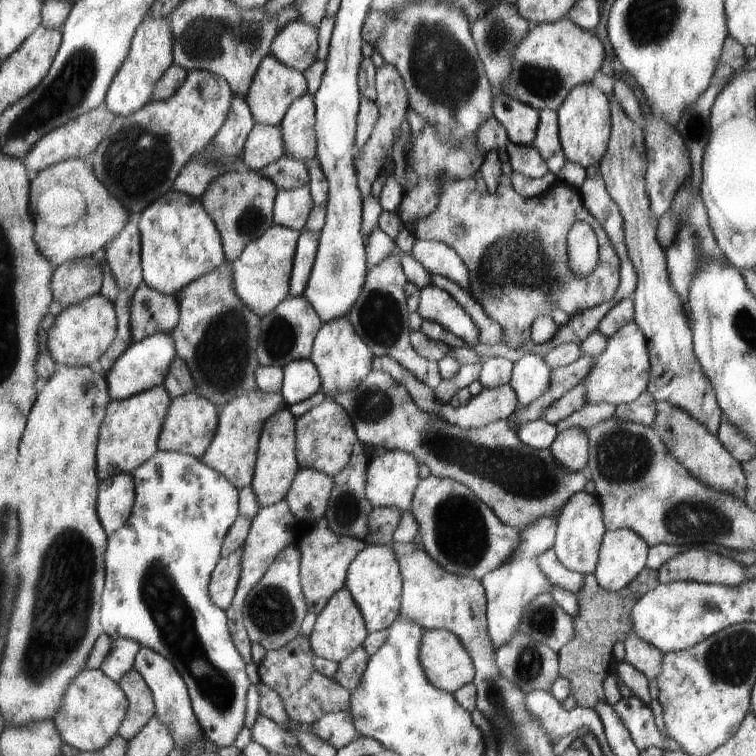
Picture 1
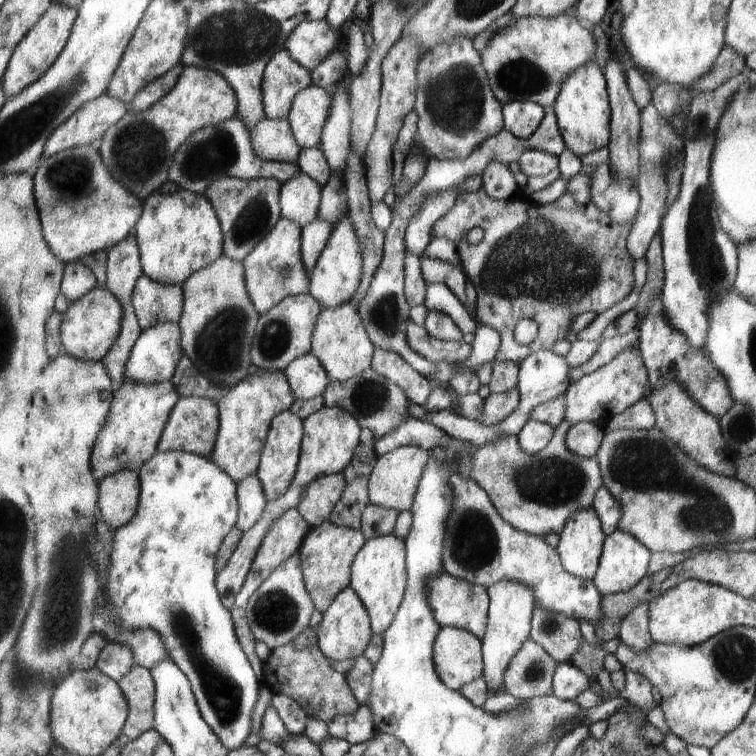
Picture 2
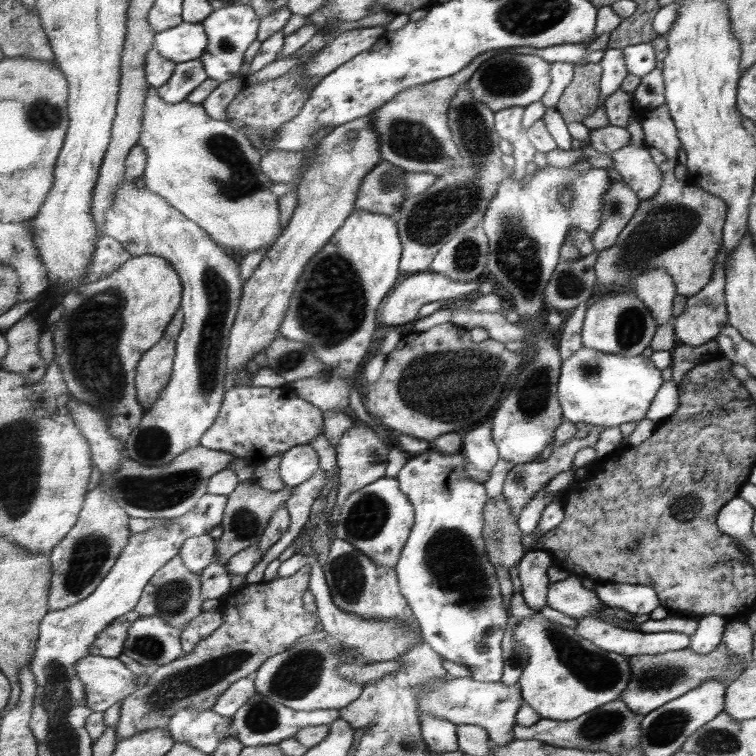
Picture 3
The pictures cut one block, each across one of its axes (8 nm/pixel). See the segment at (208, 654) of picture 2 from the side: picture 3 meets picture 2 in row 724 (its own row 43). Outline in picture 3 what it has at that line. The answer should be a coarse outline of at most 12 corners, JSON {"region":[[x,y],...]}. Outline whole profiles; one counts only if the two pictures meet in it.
{"region":[[249,4],[214,10],[202,22],[209,45],[199,60],[221,83],[239,75],[257,40]]}

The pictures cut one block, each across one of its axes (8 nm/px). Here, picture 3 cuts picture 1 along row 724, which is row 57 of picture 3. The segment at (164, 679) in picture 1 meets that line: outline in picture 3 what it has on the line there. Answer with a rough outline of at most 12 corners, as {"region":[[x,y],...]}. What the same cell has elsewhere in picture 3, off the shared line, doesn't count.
{"region":[[183,21],[156,34],[155,50],[176,64],[209,45],[202,23]]}

